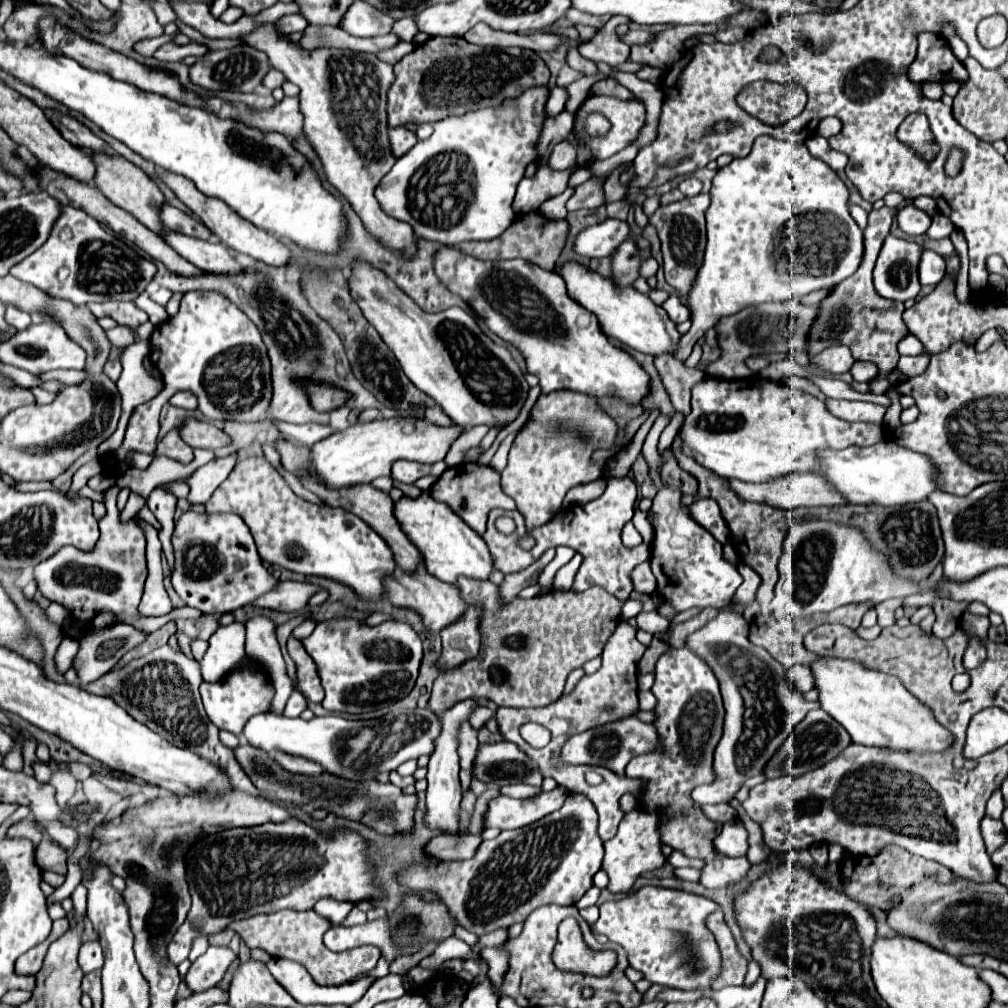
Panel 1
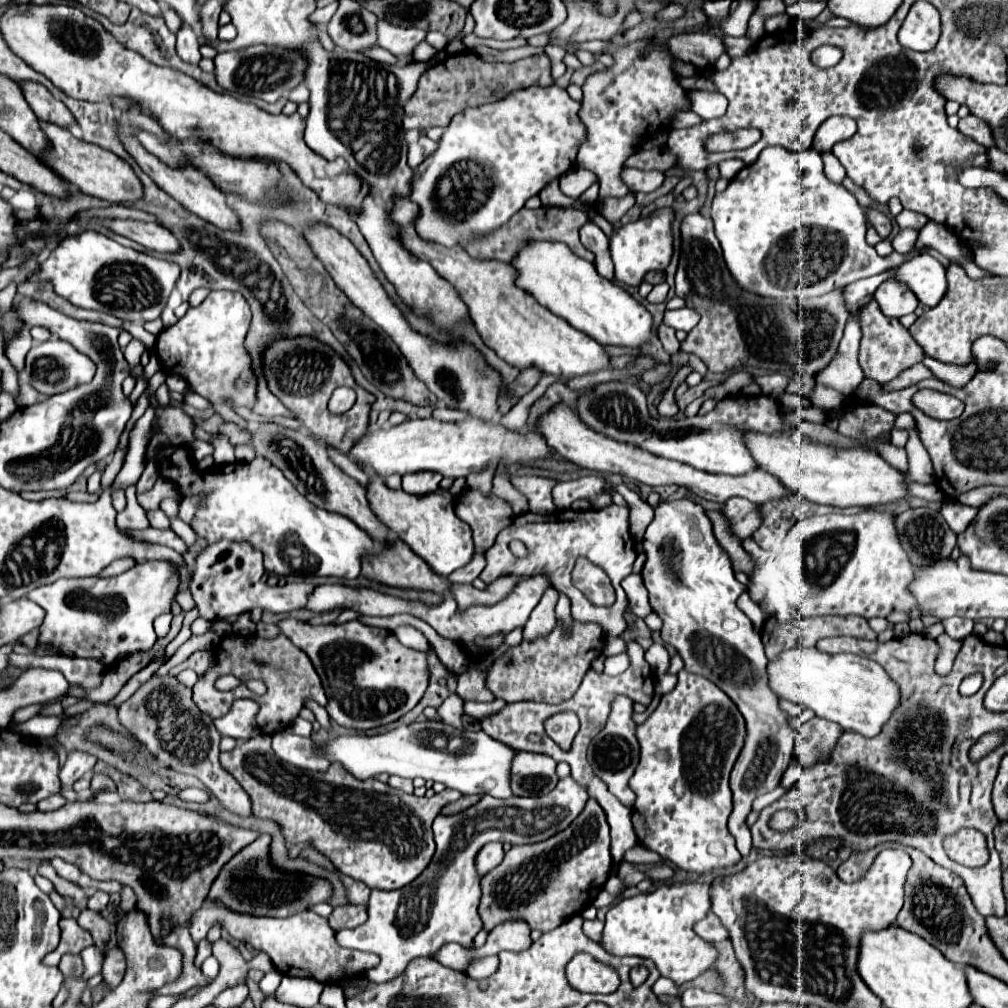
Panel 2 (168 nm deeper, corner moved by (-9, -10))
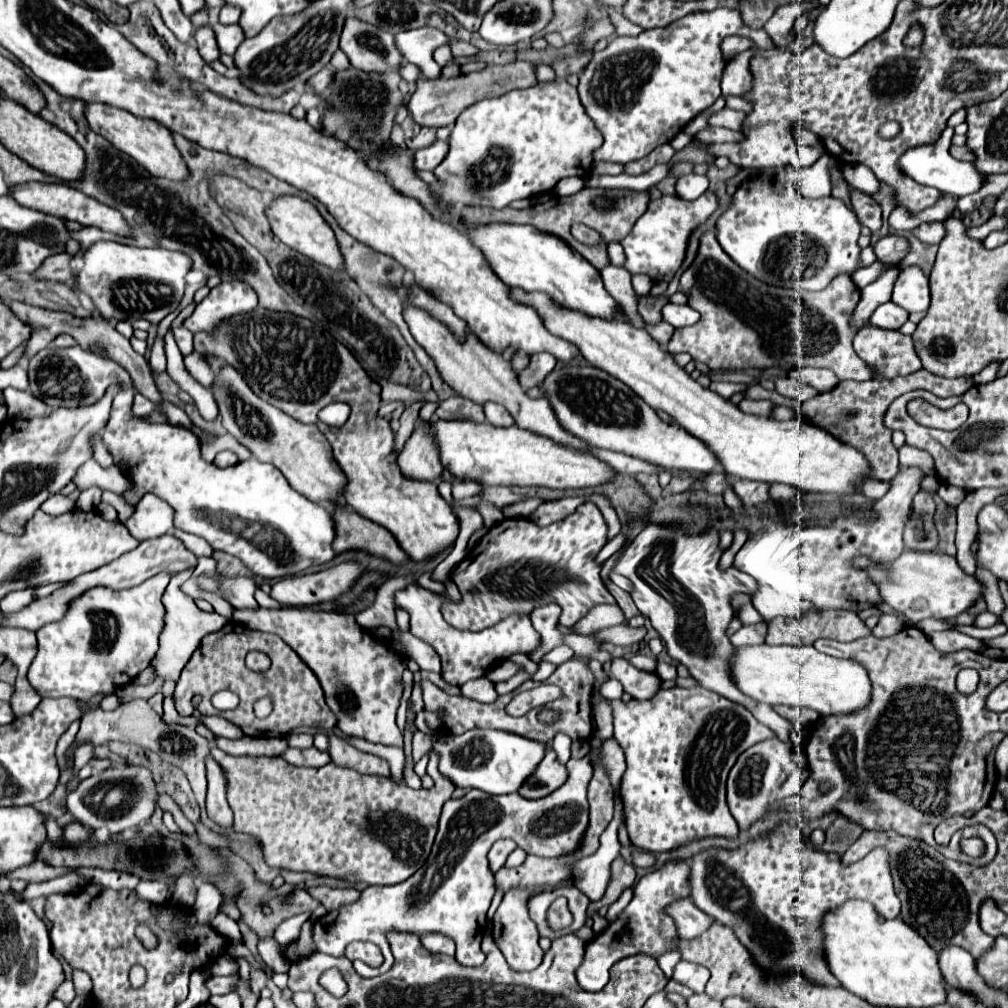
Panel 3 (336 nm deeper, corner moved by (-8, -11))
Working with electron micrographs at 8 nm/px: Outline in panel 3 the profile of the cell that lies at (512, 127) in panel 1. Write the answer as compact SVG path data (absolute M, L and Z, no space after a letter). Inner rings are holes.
M555 79L471 105L455 121L449 145L445 161L435 169L441 181L439 199L503 209L515 199L551 191L565 177L589 177L593 151L603 145L603 135L585 113L577 89Z

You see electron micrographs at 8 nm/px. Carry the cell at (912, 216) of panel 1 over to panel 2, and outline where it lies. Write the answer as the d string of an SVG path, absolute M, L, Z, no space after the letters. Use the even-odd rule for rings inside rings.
M902 228L896 234L896 238L892 240L892 246L894 246L896 252L906 254L906 252L910 252L914 248L916 242L918 242L918 230L914 230L914 228Z

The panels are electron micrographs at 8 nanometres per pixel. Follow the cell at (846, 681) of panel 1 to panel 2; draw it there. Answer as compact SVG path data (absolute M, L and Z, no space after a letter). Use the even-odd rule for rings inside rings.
M792 648L782 652L778 660L768 664L768 674L770 674L770 686L774 692L778 692L780 698L794 700L810 710L816 712L816 716L826 718L830 722L840 724L844 730L856 732L864 738L874 738L882 732L884 724L892 718L892 712L900 706L900 688L898 684L884 672L884 668L864 656L856 654L824 654L818 652L816 648Z

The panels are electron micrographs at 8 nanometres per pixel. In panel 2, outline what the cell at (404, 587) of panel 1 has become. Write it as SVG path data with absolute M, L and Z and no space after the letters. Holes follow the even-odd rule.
M398 540L398 544L394 544L394 548L384 548L378 556L368 558L366 564L362 564L362 576L392 588L410 588L410 590L426 590L426 592L436 592L442 596L452 594L452 582L438 576L418 554L414 554L410 550L410 546L406 546L402 540Z

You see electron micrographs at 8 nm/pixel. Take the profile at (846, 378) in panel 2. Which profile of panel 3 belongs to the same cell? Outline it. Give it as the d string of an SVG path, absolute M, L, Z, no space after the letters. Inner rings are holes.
M889 267L881 271L881 275L873 283L861 289L861 301L857 305L857 313L853 313L853 325L857 325L859 329L865 327L873 311L881 303L887 303L891 299L891 291L897 281L897 275L899 275L899 267Z

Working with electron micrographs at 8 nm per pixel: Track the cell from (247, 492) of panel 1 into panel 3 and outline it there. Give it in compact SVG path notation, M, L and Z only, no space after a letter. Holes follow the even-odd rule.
M121 389L115 395L109 421L103 429L103 441L107 445L107 451L113 455L115 465L121 463L127 471L131 487L121 497L131 507L135 507L145 493L157 495L173 507L173 525L177 529L203 537L215 551L225 551L239 557L255 575L261 575L265 579L301 575L311 567L311 563L325 563L333 559L335 553L331 549L331 541L335 537L335 529L331 515L323 505L299 495L279 473L277 467L261 463L255 457L227 469L207 463L201 457L199 439L189 429L169 423L151 423L145 417L135 417L131 413L133 395L133 389ZM243 533L249 533L249 539L245 539Z

